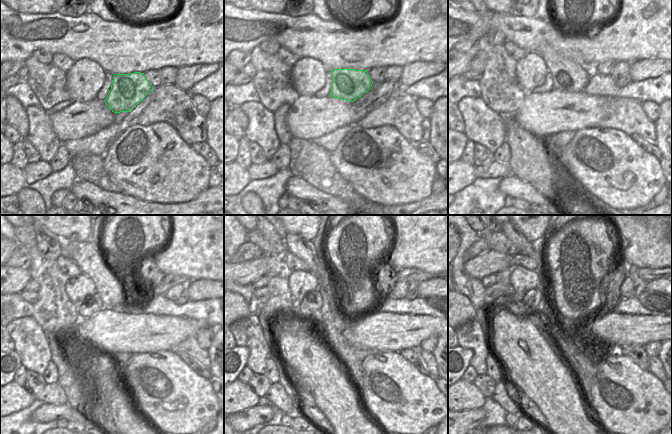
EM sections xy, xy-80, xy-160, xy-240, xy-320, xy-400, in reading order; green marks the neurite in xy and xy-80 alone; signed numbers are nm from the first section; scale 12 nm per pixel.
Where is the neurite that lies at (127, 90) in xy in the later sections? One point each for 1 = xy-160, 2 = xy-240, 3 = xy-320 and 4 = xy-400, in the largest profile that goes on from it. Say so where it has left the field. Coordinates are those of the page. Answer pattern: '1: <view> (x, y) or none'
1: xy-160 (568, 76)
2: xy-240 (115, 294)
3: xy-320 (305, 250)
4: xy-400 (527, 248)

